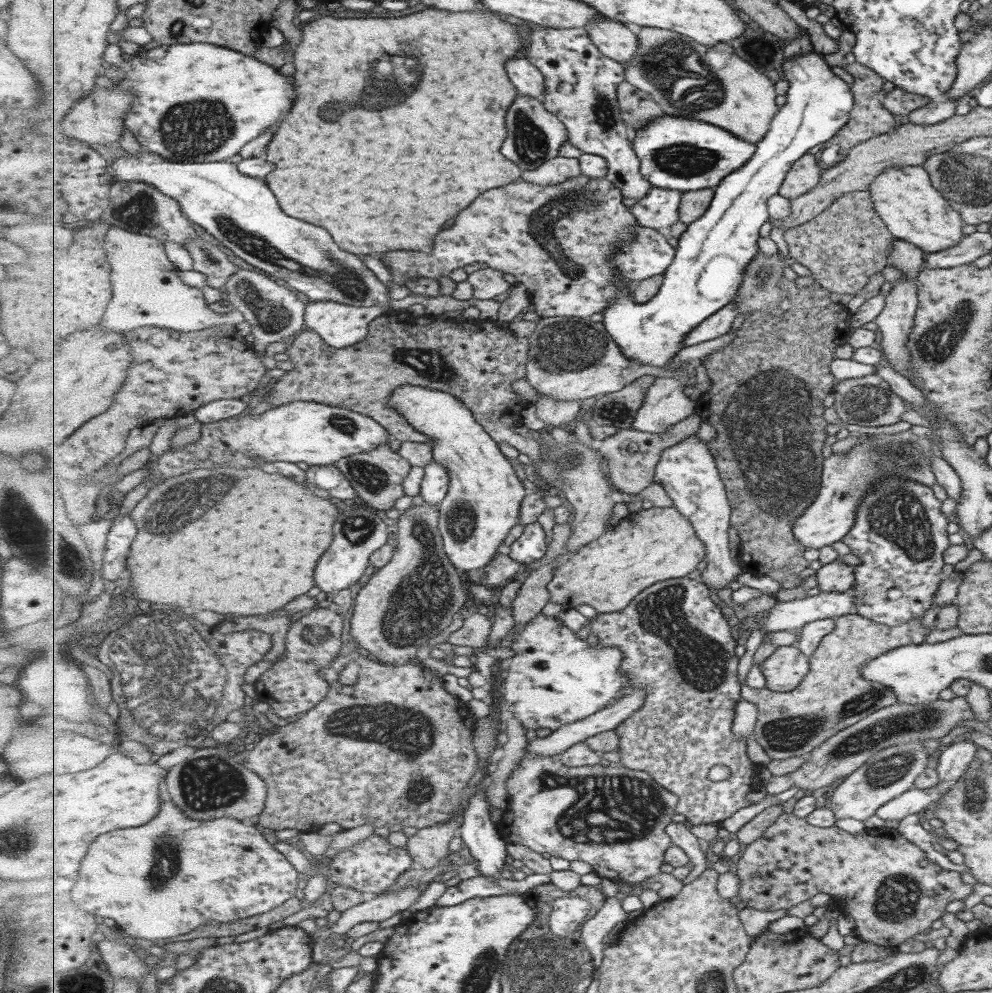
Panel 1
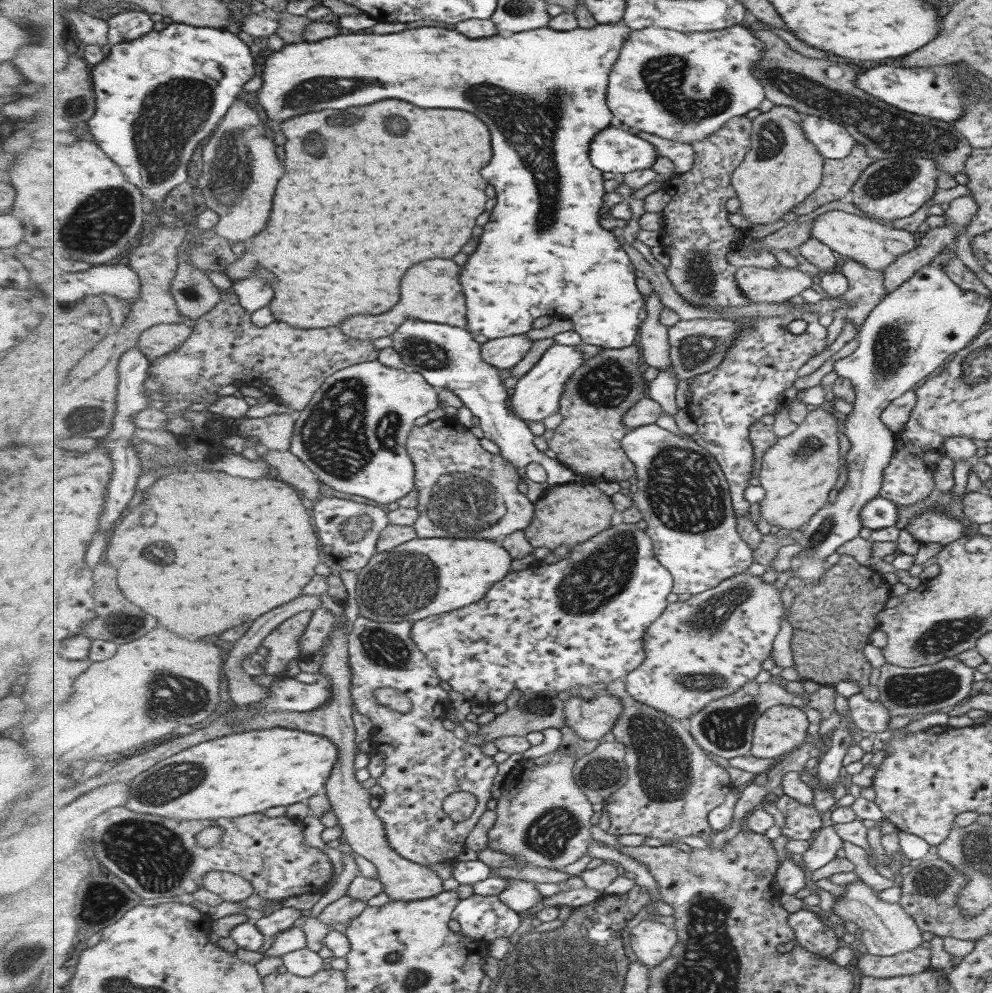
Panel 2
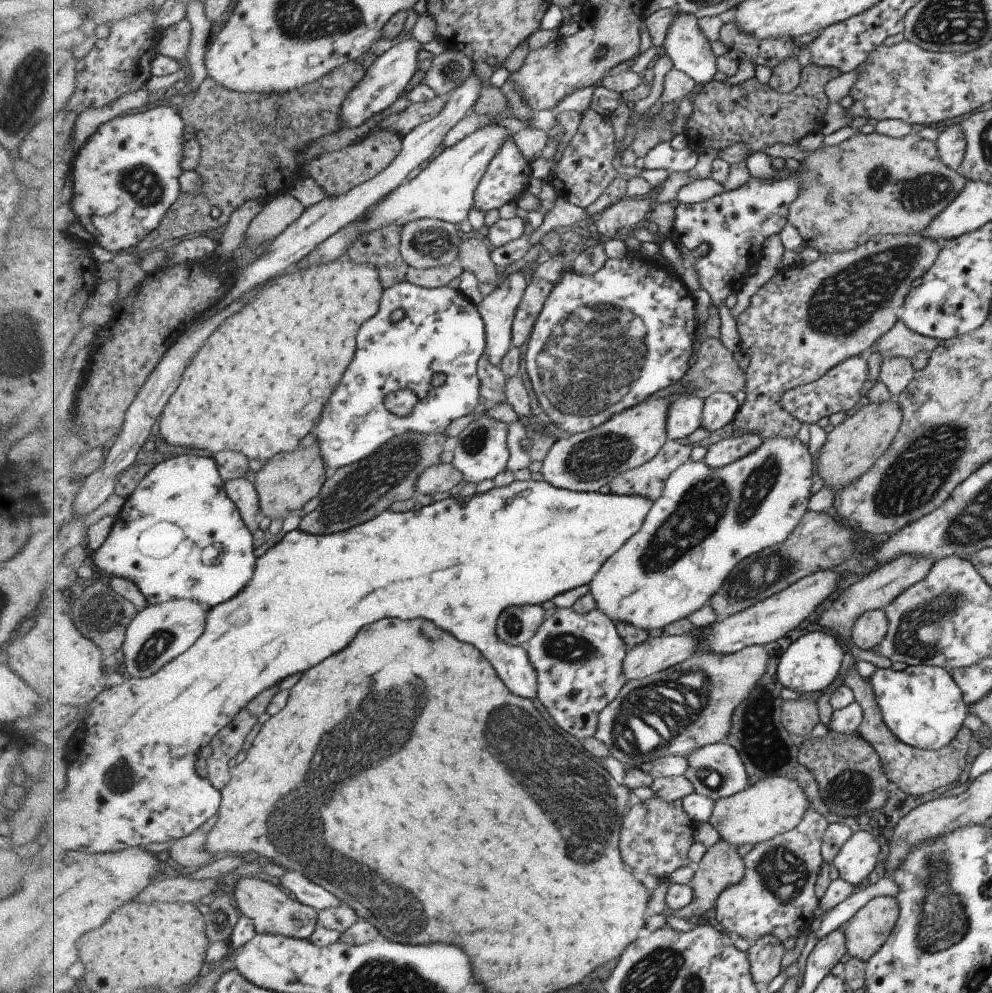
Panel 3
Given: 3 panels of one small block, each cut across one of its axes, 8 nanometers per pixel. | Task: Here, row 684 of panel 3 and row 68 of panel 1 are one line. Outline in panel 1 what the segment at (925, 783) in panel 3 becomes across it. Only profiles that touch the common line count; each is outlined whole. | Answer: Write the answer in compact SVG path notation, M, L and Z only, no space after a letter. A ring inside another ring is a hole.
M854 62L843 65L843 68L853 78L851 92L854 92L854 107L851 108L850 119L846 120L845 126L837 132L833 139L821 144L821 149L812 155L815 157L815 162L817 162L817 167L819 168L837 164L845 156L848 156L851 148L863 141L875 138L875 136L881 136L890 132L893 130L893 124L895 124L893 114L885 110L880 103L882 95L879 94L879 91L884 80L878 74L875 74L873 69L859 63Z

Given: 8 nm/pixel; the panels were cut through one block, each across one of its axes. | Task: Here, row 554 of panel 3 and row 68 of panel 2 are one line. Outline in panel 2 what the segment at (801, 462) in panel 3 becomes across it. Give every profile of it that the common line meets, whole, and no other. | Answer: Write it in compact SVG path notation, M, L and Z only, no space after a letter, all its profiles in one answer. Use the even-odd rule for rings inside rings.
M743 24L705 32L679 32L659 27L633 29L610 76L611 112L616 124L621 127L693 145L693 142L715 135L734 117L743 116L761 106L766 98L766 87L757 70L758 64L765 58L764 42Z

